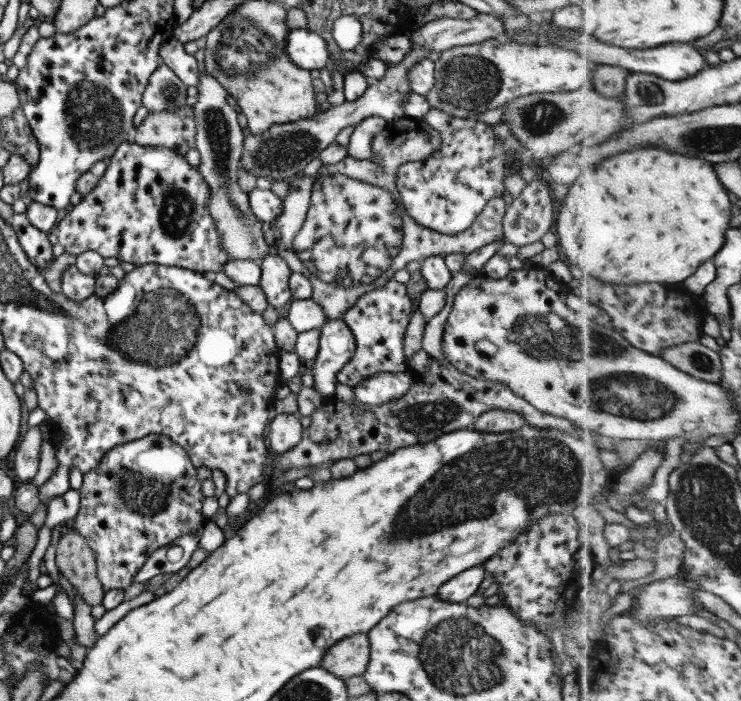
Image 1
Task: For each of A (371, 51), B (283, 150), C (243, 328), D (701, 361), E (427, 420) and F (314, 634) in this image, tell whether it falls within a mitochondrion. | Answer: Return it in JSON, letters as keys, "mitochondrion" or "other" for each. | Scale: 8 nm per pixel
{"A":"other","B":"mitochondrion","C":"other","D":"mitochondrion","E":"mitochondrion","F":"other"}

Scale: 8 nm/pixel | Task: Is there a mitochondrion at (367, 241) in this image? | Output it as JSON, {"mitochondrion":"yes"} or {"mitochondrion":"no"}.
{"mitochondrion":"yes"}

